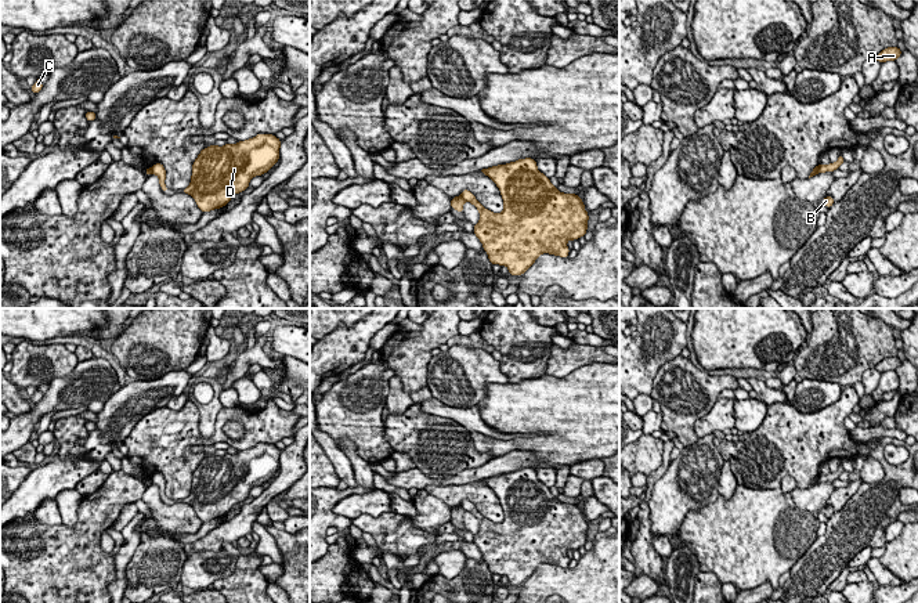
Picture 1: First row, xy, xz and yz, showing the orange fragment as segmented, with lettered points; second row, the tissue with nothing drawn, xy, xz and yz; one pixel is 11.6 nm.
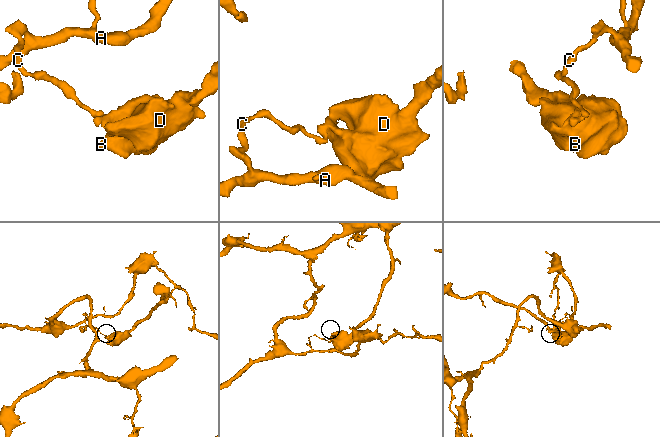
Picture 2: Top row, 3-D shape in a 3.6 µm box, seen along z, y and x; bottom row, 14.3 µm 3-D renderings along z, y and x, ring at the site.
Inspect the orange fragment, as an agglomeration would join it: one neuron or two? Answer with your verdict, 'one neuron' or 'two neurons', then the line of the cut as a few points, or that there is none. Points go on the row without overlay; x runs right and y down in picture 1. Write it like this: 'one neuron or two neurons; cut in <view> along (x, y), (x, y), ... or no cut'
two neurons; cut in xz along (461, 505), (465, 509)

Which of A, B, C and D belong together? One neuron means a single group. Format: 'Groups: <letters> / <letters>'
Groups: A C / B D

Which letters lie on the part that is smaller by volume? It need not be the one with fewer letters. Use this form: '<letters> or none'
B, D

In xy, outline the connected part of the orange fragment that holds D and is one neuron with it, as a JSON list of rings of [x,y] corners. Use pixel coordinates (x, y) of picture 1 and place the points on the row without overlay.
[[[274,444],[223,456],[203,458],[192,474],[191,492],[182,499],[205,523],[225,516],[235,503],[247,499],[256,485],[263,485],[279,470],[281,449]]]

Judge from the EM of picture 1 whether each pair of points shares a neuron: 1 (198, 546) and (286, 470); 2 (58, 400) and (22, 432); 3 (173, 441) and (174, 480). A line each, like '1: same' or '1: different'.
1: same
2: same
3: same

